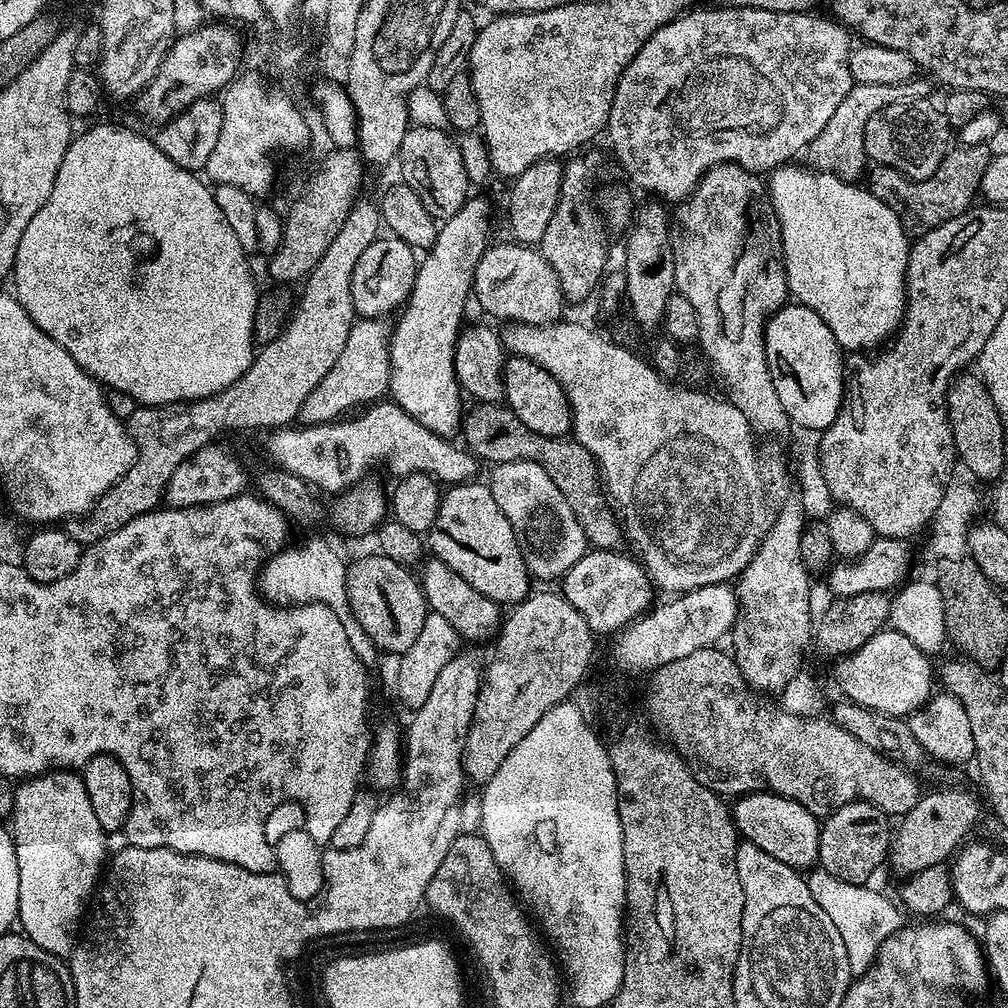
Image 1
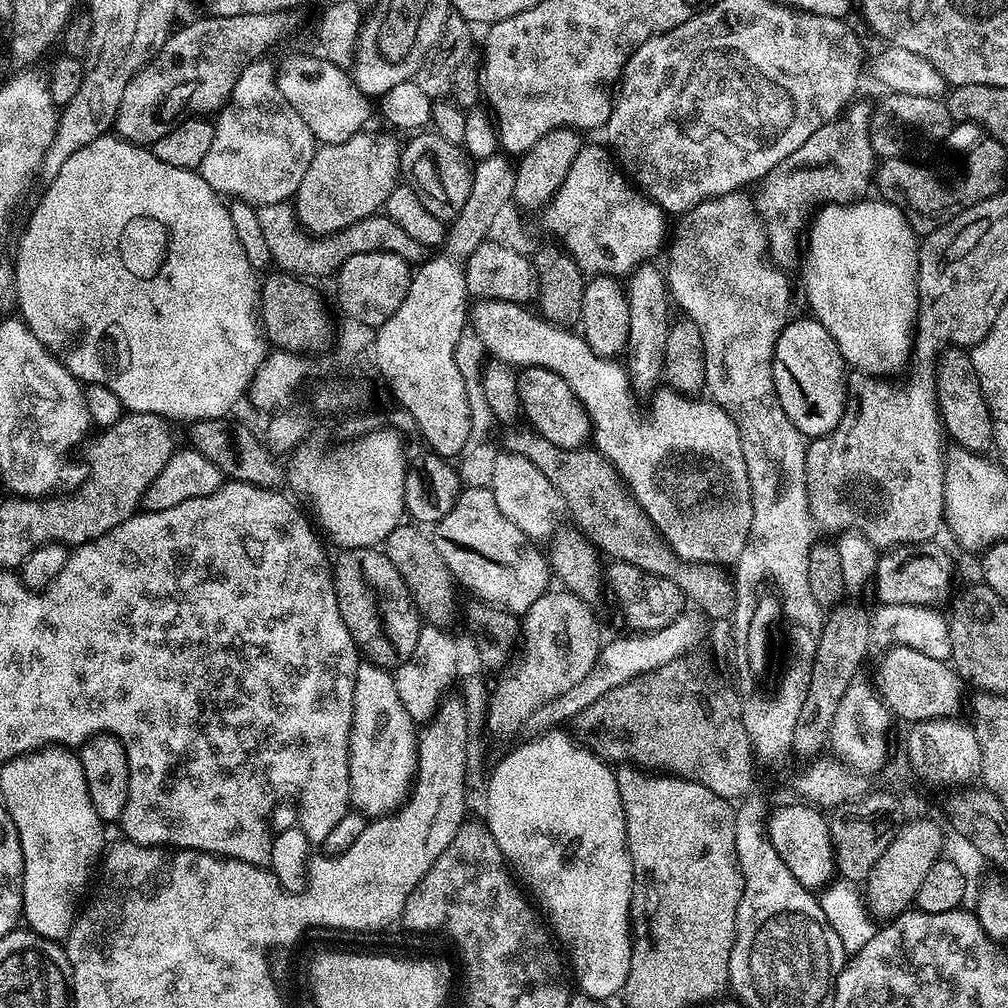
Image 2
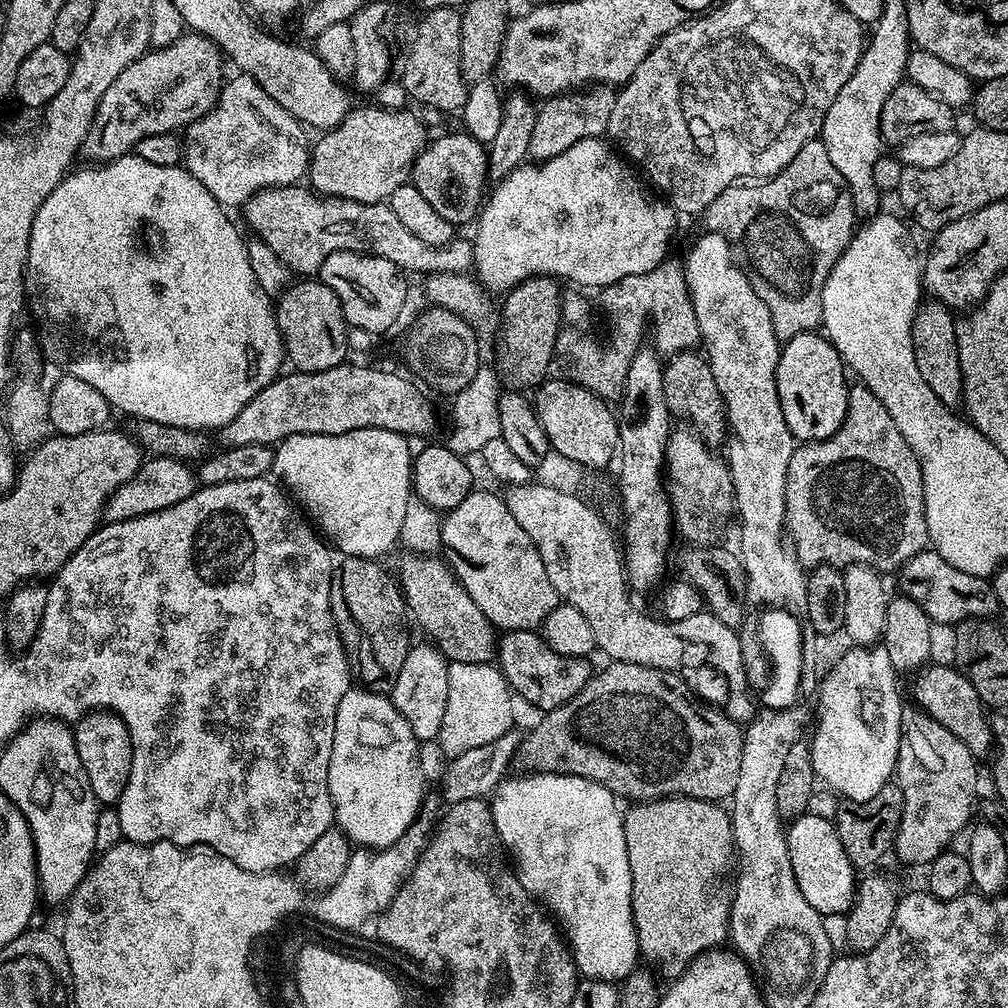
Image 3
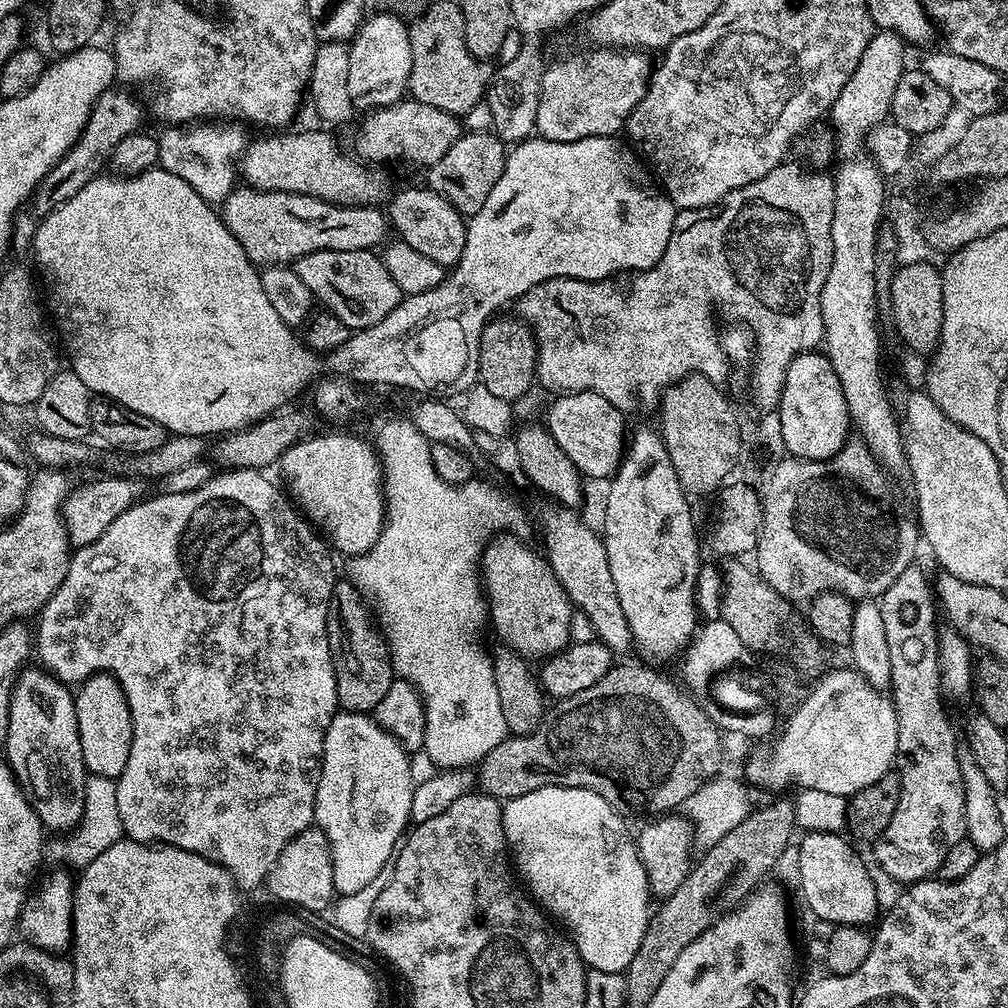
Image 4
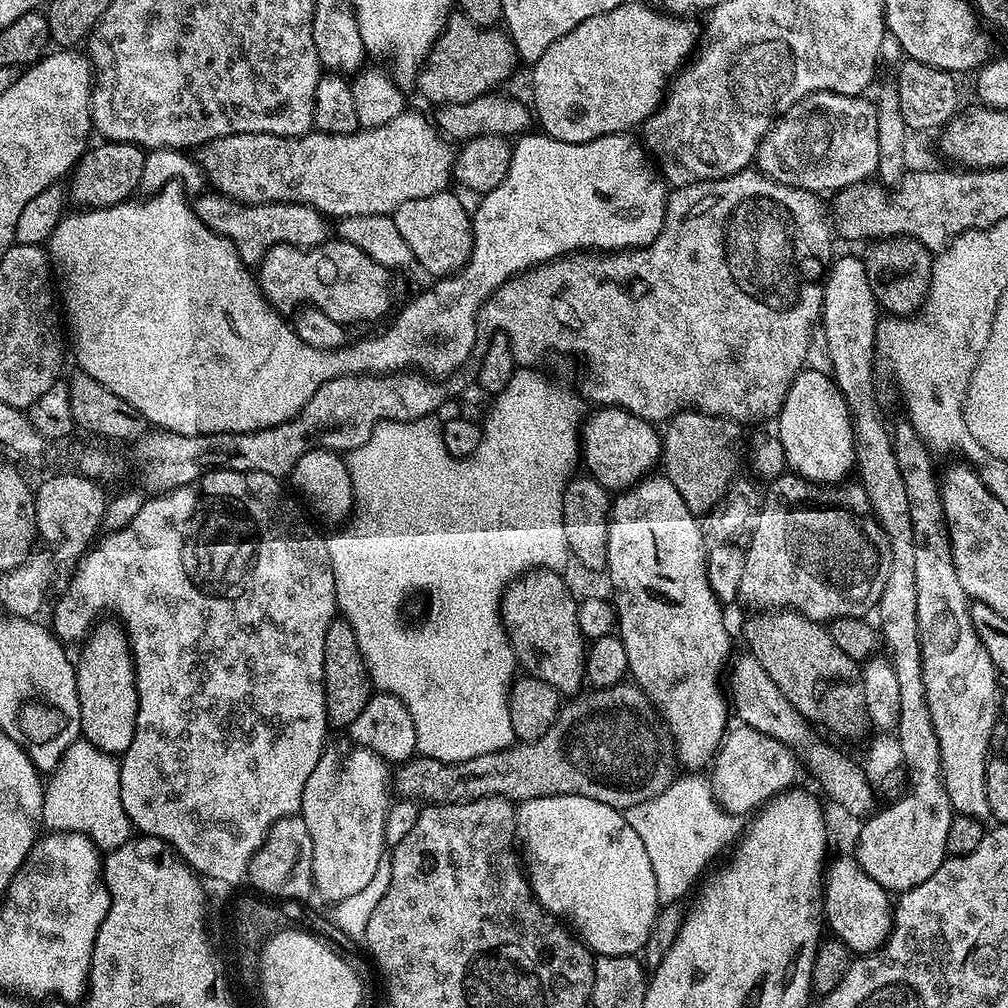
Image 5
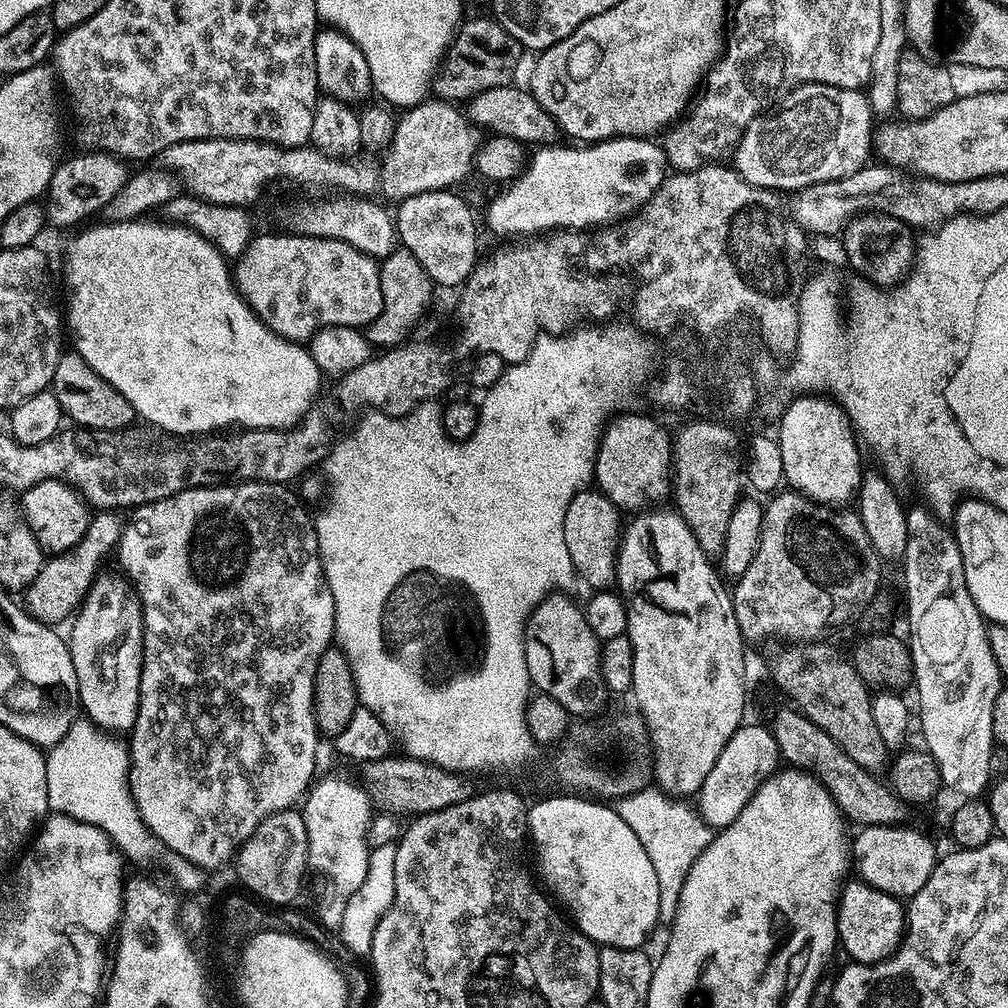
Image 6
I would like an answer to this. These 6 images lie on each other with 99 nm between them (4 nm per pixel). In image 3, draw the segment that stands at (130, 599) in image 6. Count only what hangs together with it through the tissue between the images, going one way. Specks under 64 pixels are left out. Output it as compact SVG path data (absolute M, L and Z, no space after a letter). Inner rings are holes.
M97 710L75 721L74 735L78 758L82 758L82 770L86 770L86 778L90 778L94 798L101 805L115 805L122 798L130 778L132 743L126 722L122 722L122 718L114 712Z

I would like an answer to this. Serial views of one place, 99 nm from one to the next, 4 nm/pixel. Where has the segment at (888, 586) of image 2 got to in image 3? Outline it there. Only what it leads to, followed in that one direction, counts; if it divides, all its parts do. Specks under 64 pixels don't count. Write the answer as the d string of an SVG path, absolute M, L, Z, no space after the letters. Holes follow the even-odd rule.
M925 550L914 554L898 569L899 591L910 597L928 615L933 625L949 624L955 626L963 620L992 618L997 615L998 605L991 583L985 577L966 574L958 566L950 566L942 554L935 550Z

